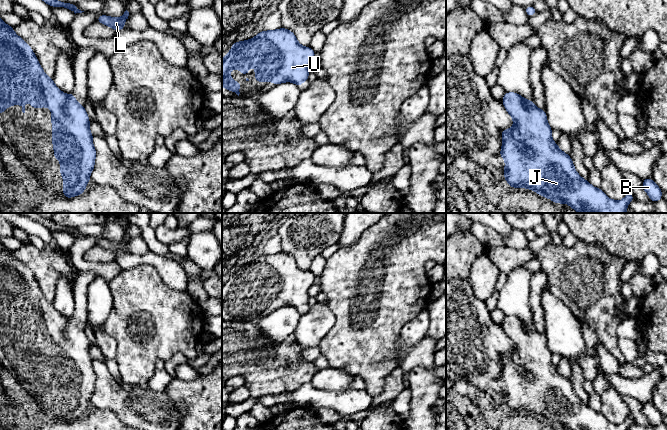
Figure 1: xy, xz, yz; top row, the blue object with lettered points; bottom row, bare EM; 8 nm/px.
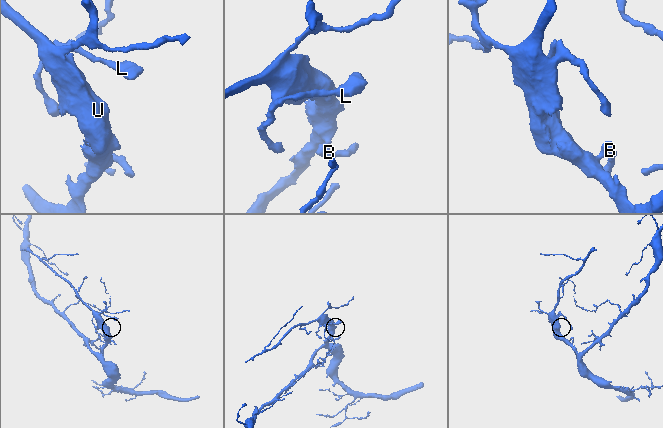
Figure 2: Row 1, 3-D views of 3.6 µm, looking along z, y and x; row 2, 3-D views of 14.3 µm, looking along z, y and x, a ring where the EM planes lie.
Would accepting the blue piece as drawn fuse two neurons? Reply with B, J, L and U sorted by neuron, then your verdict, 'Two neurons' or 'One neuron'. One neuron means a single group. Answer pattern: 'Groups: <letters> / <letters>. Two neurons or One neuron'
Groups: B J L U. One neuron

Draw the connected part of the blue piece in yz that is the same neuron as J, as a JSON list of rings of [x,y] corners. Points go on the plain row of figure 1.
[[[515,316],[504,317],[502,328],[512,341],[514,349],[501,356],[502,372],[499,379],[504,383],[504,402],[513,412],[527,412],[557,428],[566,427],[569,430],[628,430],[634,424],[629,417],[620,425],[609,423],[601,412],[595,412],[588,404],[583,403],[576,395],[571,381],[563,376],[552,364],[552,353],[548,348],[544,333],[538,333],[533,325],[525,323]]]

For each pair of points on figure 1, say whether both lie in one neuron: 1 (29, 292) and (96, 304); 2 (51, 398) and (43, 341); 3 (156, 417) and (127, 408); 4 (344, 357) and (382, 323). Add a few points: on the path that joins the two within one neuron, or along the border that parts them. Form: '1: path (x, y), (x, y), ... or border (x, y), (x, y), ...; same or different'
1: border (93, 279), (87, 290), (87, 320); different
2: path (43, 384), (43, 355); same
3: path (149, 411), (142, 408), (134, 408); same
4: path (353, 348), (373, 330); same

